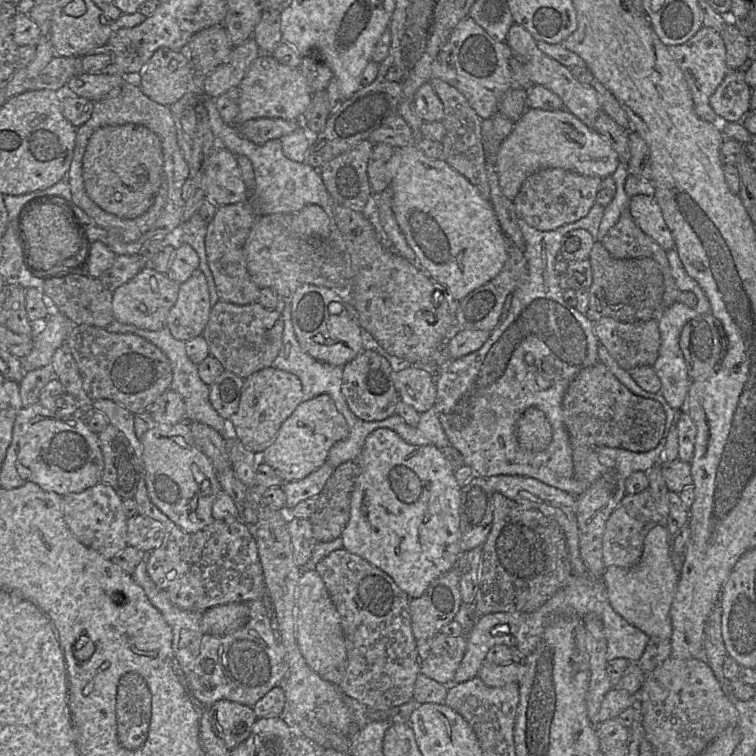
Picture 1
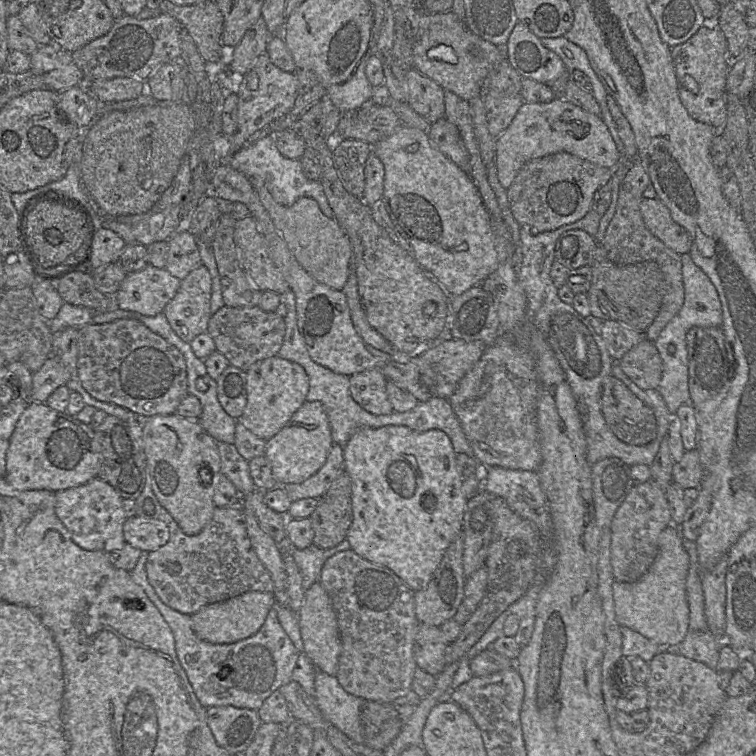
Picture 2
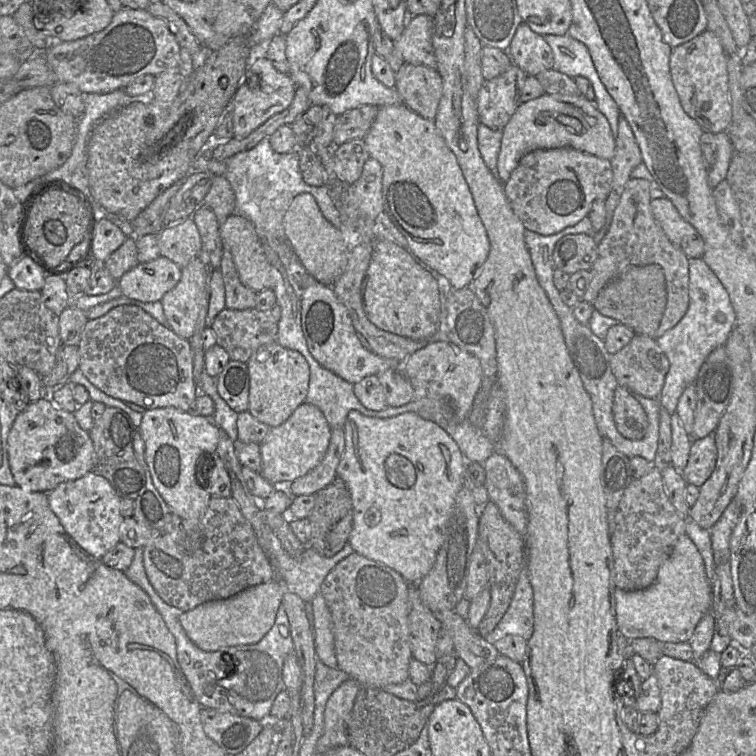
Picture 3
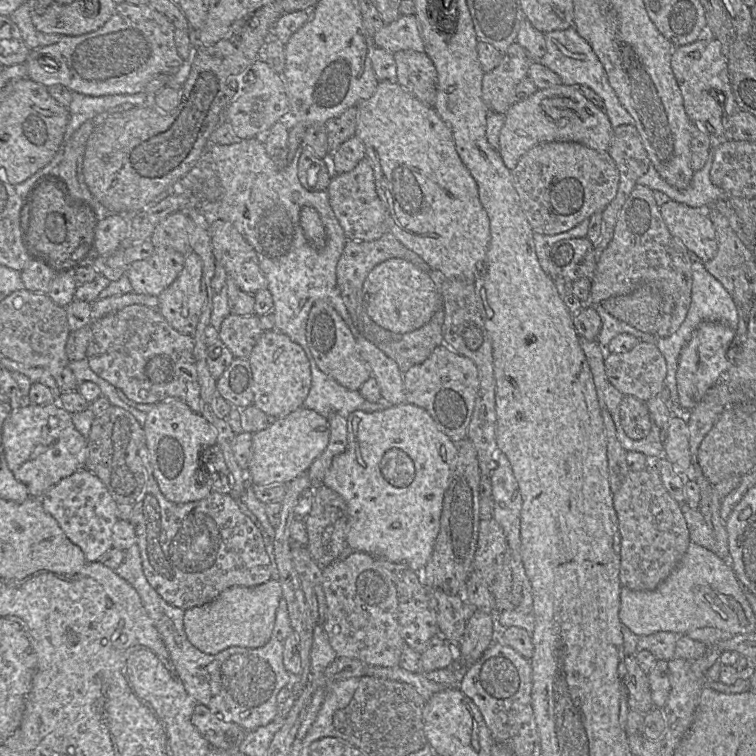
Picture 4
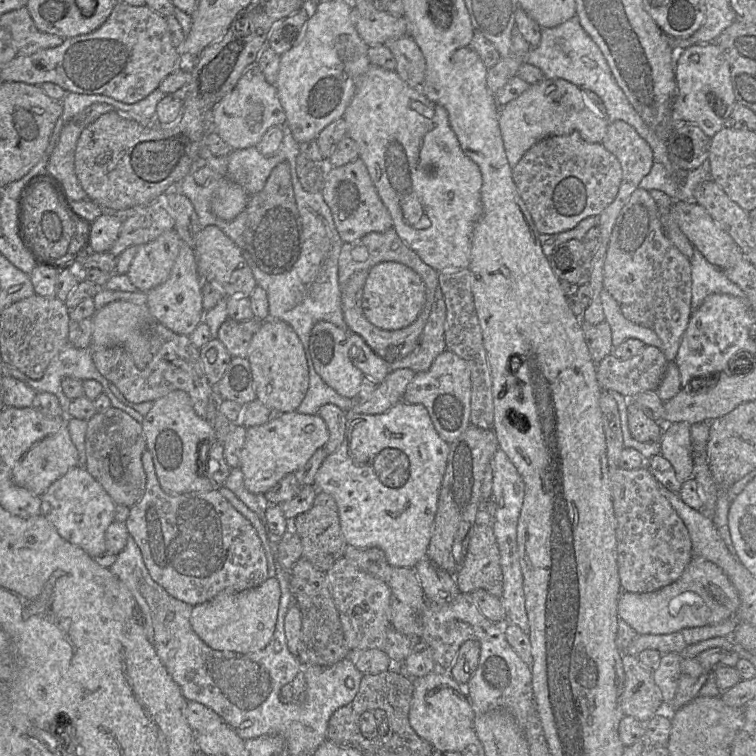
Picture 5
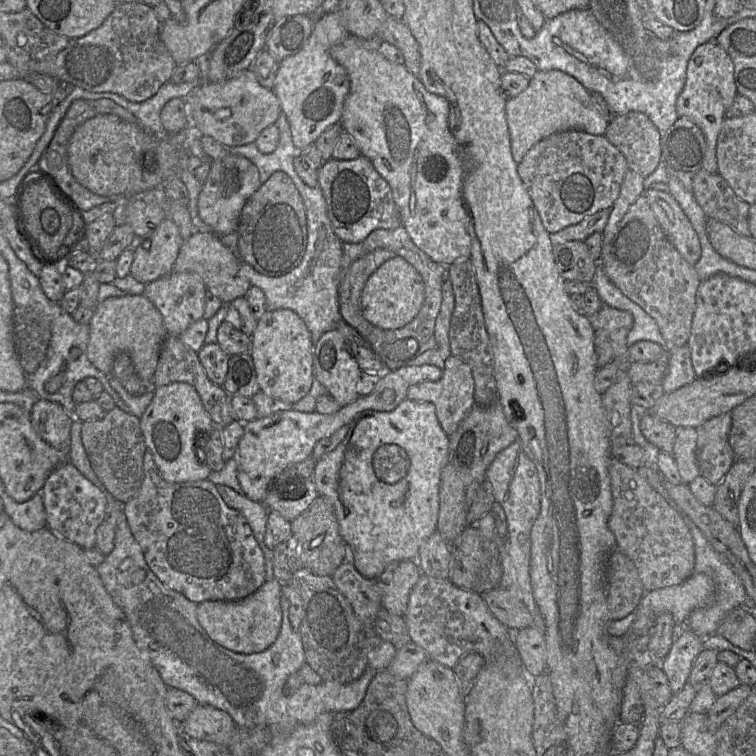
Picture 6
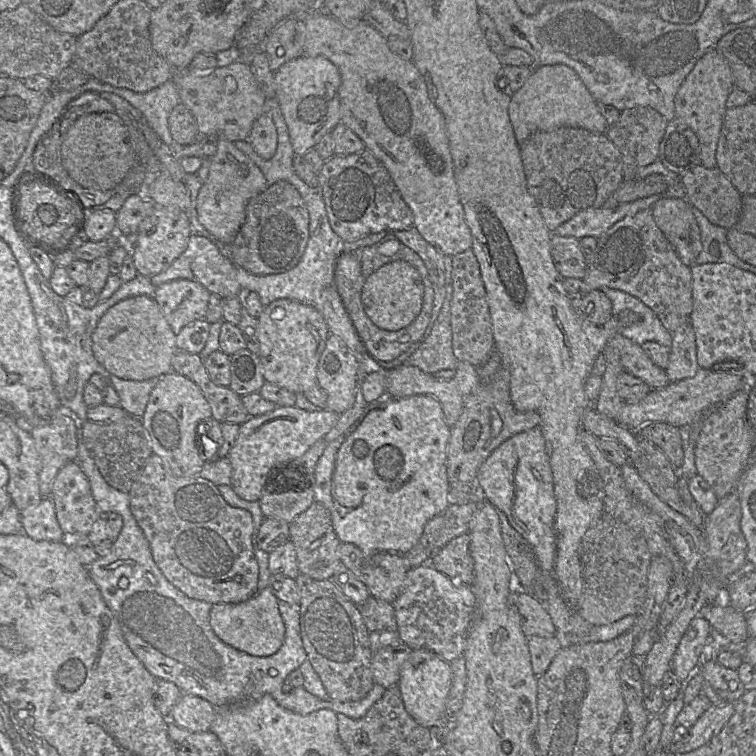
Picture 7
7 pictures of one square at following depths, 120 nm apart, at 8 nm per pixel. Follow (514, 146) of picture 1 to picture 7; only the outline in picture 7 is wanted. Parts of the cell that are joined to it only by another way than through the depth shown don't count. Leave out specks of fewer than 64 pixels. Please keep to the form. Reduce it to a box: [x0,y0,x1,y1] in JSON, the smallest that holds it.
[508,64,609,145]

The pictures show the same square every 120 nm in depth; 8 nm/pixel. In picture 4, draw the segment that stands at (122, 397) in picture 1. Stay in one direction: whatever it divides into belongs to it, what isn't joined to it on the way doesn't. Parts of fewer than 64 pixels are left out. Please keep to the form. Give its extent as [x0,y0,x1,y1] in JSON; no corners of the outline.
[85,305,200,413]

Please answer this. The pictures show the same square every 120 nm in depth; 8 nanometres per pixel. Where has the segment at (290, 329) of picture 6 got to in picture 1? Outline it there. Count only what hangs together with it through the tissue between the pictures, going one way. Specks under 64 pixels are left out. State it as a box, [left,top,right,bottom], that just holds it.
[228,366,303,455]

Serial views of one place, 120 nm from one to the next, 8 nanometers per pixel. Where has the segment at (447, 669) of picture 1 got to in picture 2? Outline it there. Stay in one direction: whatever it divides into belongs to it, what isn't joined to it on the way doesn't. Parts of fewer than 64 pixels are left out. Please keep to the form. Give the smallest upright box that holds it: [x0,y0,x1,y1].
[413,623,448,677]

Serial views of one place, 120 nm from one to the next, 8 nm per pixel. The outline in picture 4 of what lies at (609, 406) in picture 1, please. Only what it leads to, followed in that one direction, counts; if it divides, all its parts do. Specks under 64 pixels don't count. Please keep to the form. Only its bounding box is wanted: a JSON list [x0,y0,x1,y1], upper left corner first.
[620,396,652,440]

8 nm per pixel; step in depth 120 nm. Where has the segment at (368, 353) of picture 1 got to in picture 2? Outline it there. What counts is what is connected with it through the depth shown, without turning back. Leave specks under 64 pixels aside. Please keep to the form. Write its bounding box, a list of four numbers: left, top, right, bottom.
[349,368,394,415]

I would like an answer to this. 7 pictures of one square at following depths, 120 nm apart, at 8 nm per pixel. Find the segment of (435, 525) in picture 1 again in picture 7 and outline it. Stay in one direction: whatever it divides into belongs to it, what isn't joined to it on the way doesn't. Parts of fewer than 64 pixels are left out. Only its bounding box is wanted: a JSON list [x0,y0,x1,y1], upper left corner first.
[313,395,451,559]

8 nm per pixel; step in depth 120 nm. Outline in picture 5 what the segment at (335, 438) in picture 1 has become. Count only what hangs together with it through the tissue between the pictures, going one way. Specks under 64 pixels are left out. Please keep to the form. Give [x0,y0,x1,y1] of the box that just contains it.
[240,411,328,498]

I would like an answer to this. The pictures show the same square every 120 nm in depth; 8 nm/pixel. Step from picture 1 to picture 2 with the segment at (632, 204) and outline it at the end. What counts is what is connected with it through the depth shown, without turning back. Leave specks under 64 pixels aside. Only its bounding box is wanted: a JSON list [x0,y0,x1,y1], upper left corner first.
[639,197,692,255]

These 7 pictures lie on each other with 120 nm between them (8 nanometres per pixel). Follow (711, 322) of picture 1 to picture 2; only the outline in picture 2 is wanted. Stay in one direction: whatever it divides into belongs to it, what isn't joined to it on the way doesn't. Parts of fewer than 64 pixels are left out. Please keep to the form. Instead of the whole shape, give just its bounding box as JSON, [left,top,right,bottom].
[686,326,733,406]

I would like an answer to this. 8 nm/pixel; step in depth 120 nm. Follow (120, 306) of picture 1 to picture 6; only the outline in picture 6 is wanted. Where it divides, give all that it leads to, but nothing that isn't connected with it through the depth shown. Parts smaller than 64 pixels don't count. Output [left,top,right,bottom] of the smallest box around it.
[130,218,183,285]

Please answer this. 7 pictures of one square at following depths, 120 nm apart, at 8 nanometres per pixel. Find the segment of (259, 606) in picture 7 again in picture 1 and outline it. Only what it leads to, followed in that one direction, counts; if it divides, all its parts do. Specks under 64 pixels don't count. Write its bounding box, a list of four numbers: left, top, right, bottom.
[201,602,249,635]

